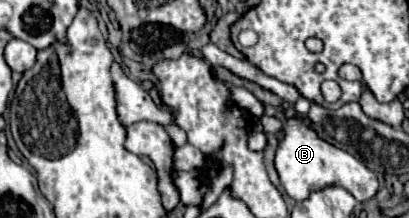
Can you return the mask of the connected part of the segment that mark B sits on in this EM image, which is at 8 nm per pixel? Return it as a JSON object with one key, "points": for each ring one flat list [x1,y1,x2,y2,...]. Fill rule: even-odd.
{"points":[[290,116,284,118,284,126,282,126,284,138,278,142,276,148,276,170,280,176,280,184,286,190,286,194,294,200,306,200,310,196,310,192,316,192,320,188,338,184,344,186,346,190,350,190,354,194,354,198,358,202,366,202,368,198,372,198,378,190,378,178,372,170,368,170,360,160,356,160,352,154,348,154,342,148,336,148,332,144,328,144,326,140,322,140,316,130,312,128,312,122,304,116]]}

